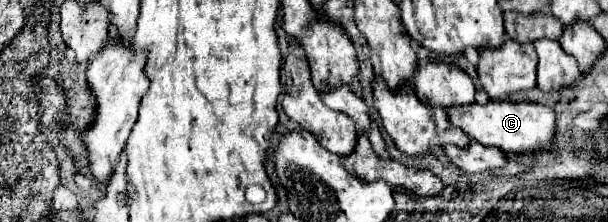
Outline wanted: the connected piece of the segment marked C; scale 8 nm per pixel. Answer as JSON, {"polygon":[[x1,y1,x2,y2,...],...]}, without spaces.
{"polygon":[[490,100,488,104,470,104,464,108,448,108,448,120,462,128,472,140,484,146,496,146,504,152,526,154,540,148,548,148,556,132,556,114,550,106,534,104,530,100,510,102,510,100]]}

